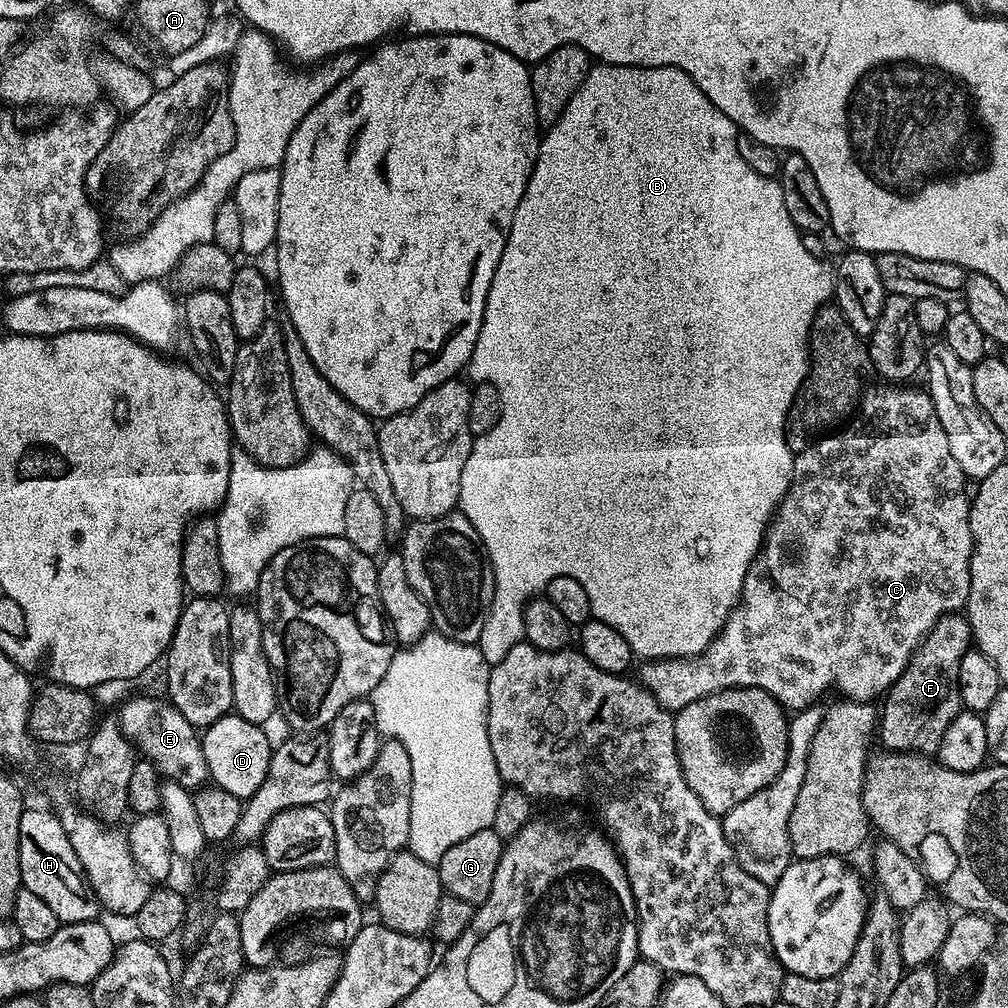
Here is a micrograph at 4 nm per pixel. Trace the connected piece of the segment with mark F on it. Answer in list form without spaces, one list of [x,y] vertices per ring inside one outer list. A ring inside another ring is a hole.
[[[949,614],[944,616],[940,621],[934,625],[930,631],[926,634],[926,638],[922,643],[916,647],[914,654],[908,659],[908,665],[906,670],[893,682],[892,687],[888,689],[886,695],[883,697],[884,708],[882,704],[882,711],[878,716],[878,737],[885,744],[883,746],[889,753],[893,752],[912,752],[923,754],[936,754],[940,751],[940,743],[942,738],[946,734],[946,730],[950,726],[950,722],[954,722],[954,718],[962,711],[962,705],[960,702],[960,691],[958,690],[958,666],[962,666],[962,654],[966,654],[972,647],[974,641],[972,639],[972,627],[968,621],[967,615],[964,614]]]

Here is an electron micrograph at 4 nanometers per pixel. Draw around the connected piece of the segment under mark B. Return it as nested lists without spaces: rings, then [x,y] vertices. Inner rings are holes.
[[[603,62],[589,67],[587,78],[582,82],[582,86],[578,86],[574,98],[570,98],[566,110],[562,110],[560,117],[543,133],[528,185],[522,194],[522,202],[518,202],[518,210],[514,214],[514,222],[508,232],[506,246],[502,250],[502,258],[498,258],[498,266],[494,270],[494,278],[490,282],[486,310],[482,318],[482,330],[478,330],[478,342],[466,365],[467,375],[480,376],[476,378],[482,378],[483,383],[492,384],[499,390],[502,398],[500,424],[519,426],[524,430],[522,438],[514,440],[510,448],[508,448],[508,442],[502,438],[498,424],[494,425],[484,436],[475,437],[472,442],[472,452],[466,458],[466,466],[462,470],[458,508],[474,526],[474,530],[478,530],[480,541],[484,544],[487,563],[490,565],[490,574],[494,578],[494,590],[490,593],[486,622],[482,626],[478,647],[476,644],[460,644],[457,640],[451,640],[449,636],[443,636],[441,632],[429,630],[415,644],[400,650],[402,652],[397,651],[393,655],[382,682],[378,682],[378,686],[370,694],[376,715],[376,725],[380,727],[381,733],[385,737],[397,740],[406,750],[406,754],[410,754],[412,793],[410,794],[410,834],[406,848],[407,851],[413,852],[427,864],[436,864],[442,858],[442,854],[446,854],[446,850],[450,850],[450,846],[454,846],[454,842],[462,842],[462,838],[470,838],[470,834],[478,834],[478,830],[490,828],[494,822],[494,812],[498,807],[502,781],[498,774],[498,766],[494,762],[494,750],[490,750],[490,738],[488,737],[488,673],[491,665],[500,662],[506,654],[510,654],[514,645],[524,640],[524,608],[533,596],[543,593],[547,587],[546,552],[548,551],[550,559],[556,560],[557,566],[560,567],[557,569],[562,570],[563,575],[573,576],[578,578],[578,582],[582,582],[582,590],[586,590],[586,598],[590,598],[590,606],[594,609],[595,615],[603,618],[606,623],[612,624],[614,630],[618,630],[618,634],[622,634],[622,638],[626,638],[626,642],[630,642],[630,650],[637,657],[644,656],[640,658],[649,661],[672,660],[675,656],[698,656],[708,649],[710,642],[722,630],[732,609],[740,603],[744,579],[753,558],[760,553],[764,533],[768,531],[768,521],[772,519],[776,509],[780,506],[780,501],[788,495],[794,483],[792,461],[794,454],[786,446],[784,420],[788,417],[788,407],[792,405],[796,391],[802,386],[805,376],[808,375],[810,363],[808,333],[812,331],[816,311],[833,299],[834,272],[829,265],[827,268],[822,261],[812,260],[811,250],[804,245],[805,237],[800,229],[794,226],[790,214],[786,214],[784,192],[780,189],[779,179],[772,177],[771,180],[770,177],[763,176],[758,169],[751,168],[747,158],[740,153],[740,148],[736,145],[736,136],[738,137],[736,124],[730,122],[730,118],[726,118],[726,114],[722,114],[722,110],[718,110],[718,106],[714,106],[714,102],[710,102],[710,98],[706,98],[706,94],[702,94],[702,90],[698,90],[696,83],[682,70],[641,68]],[[504,524],[536,524],[536,548],[534,548],[534,530],[504,530]]]

